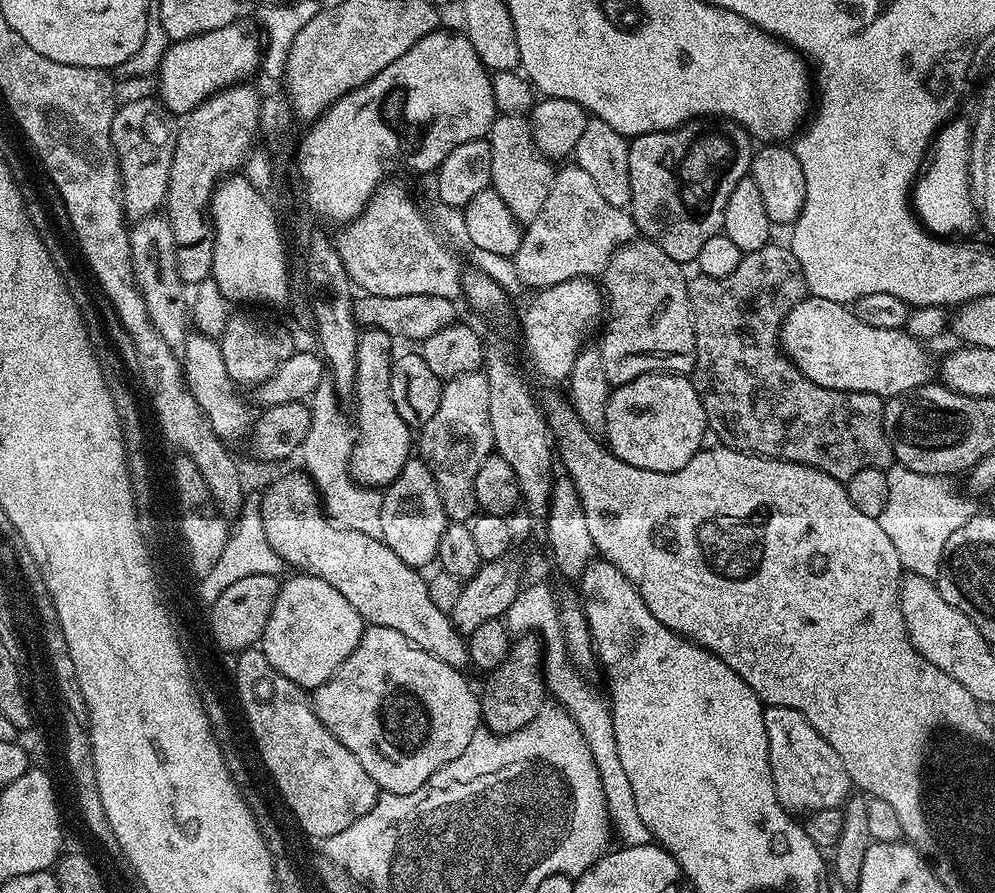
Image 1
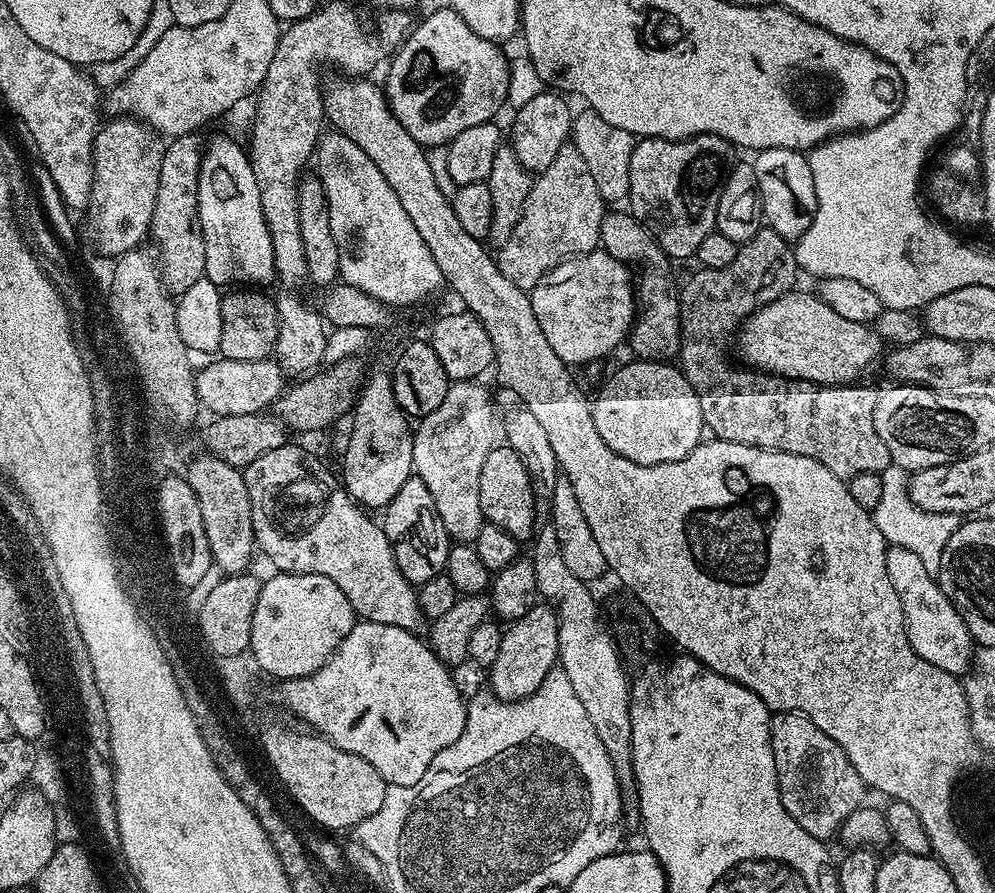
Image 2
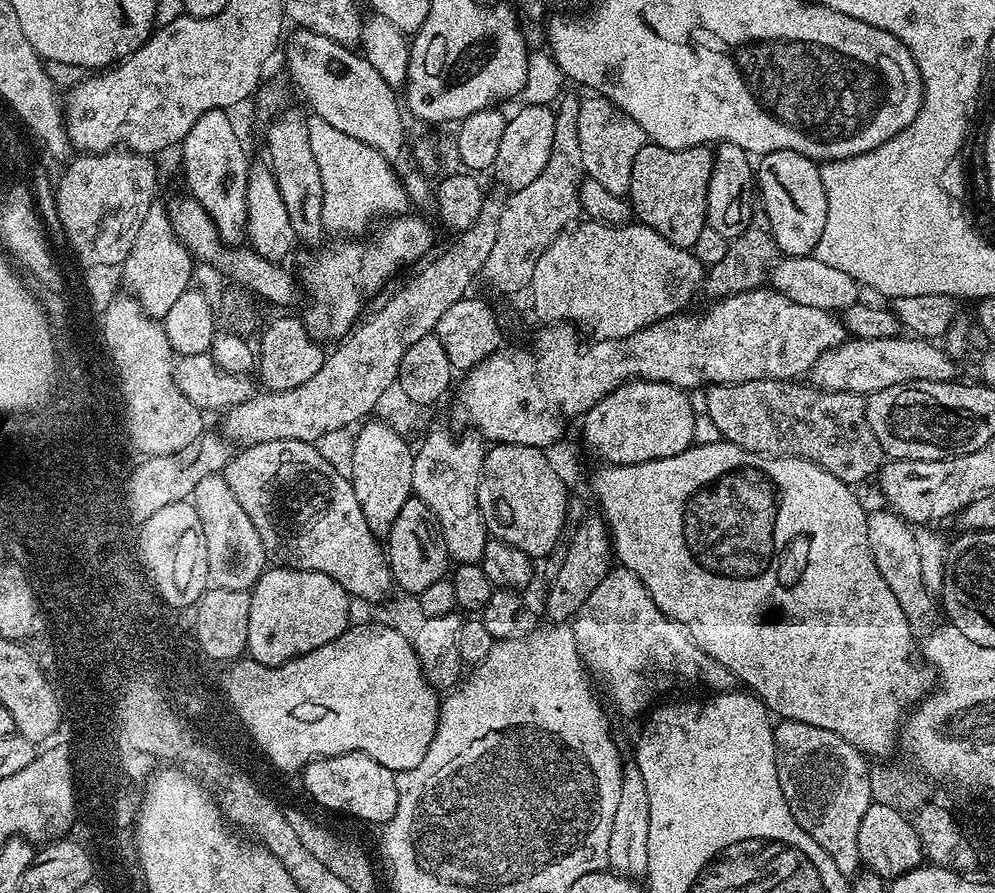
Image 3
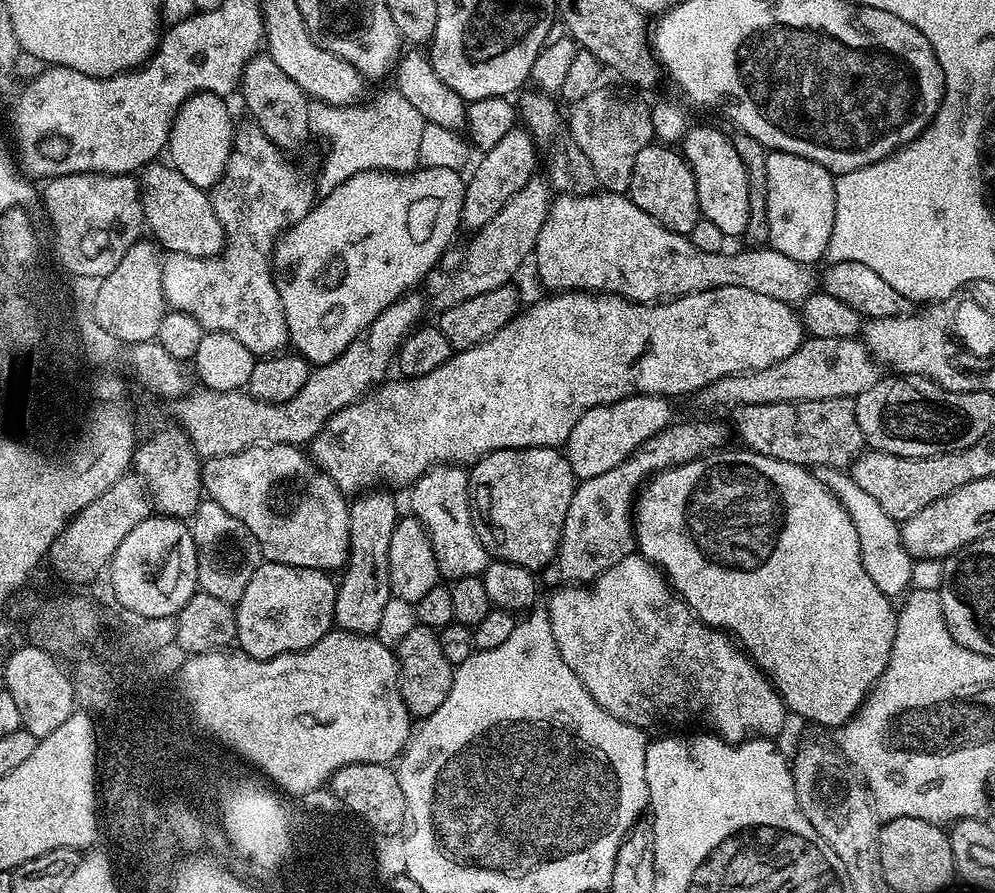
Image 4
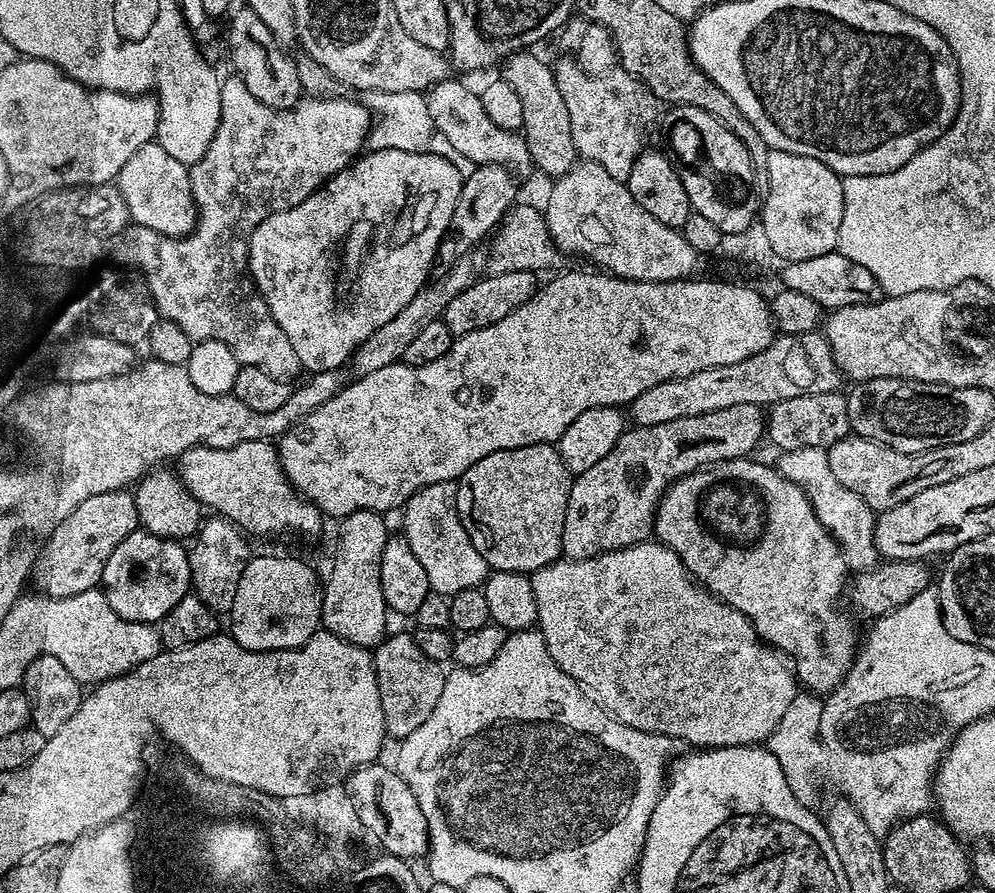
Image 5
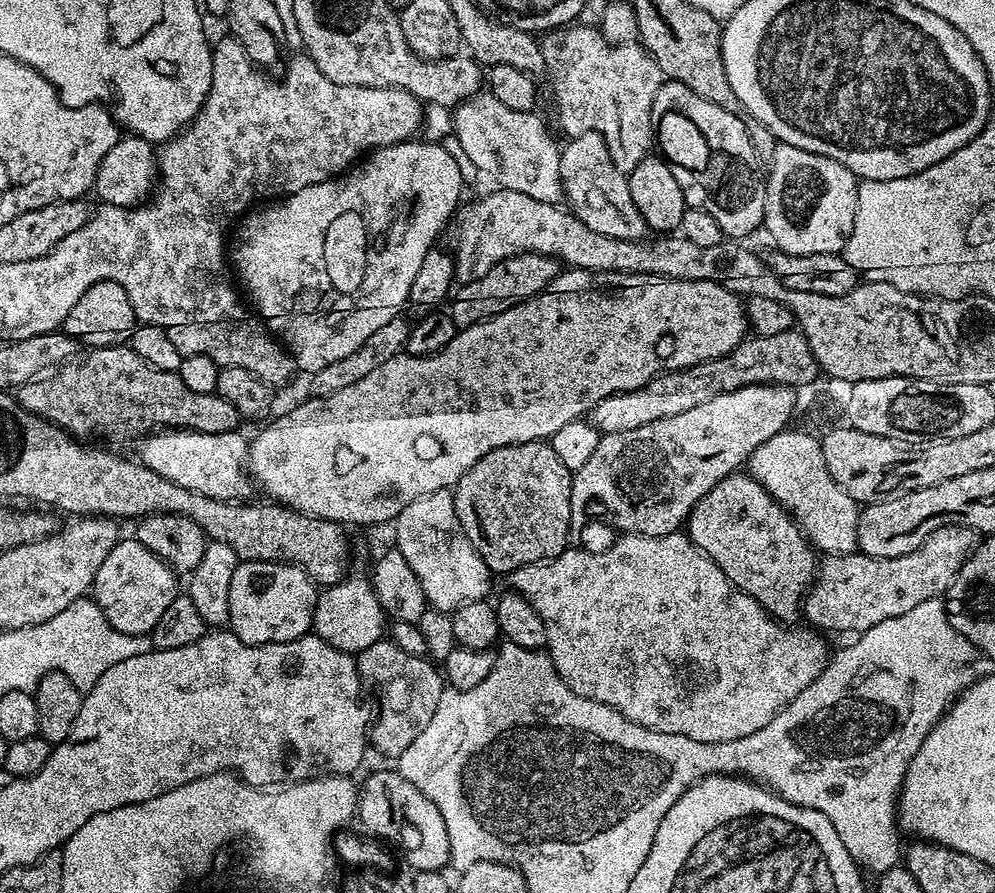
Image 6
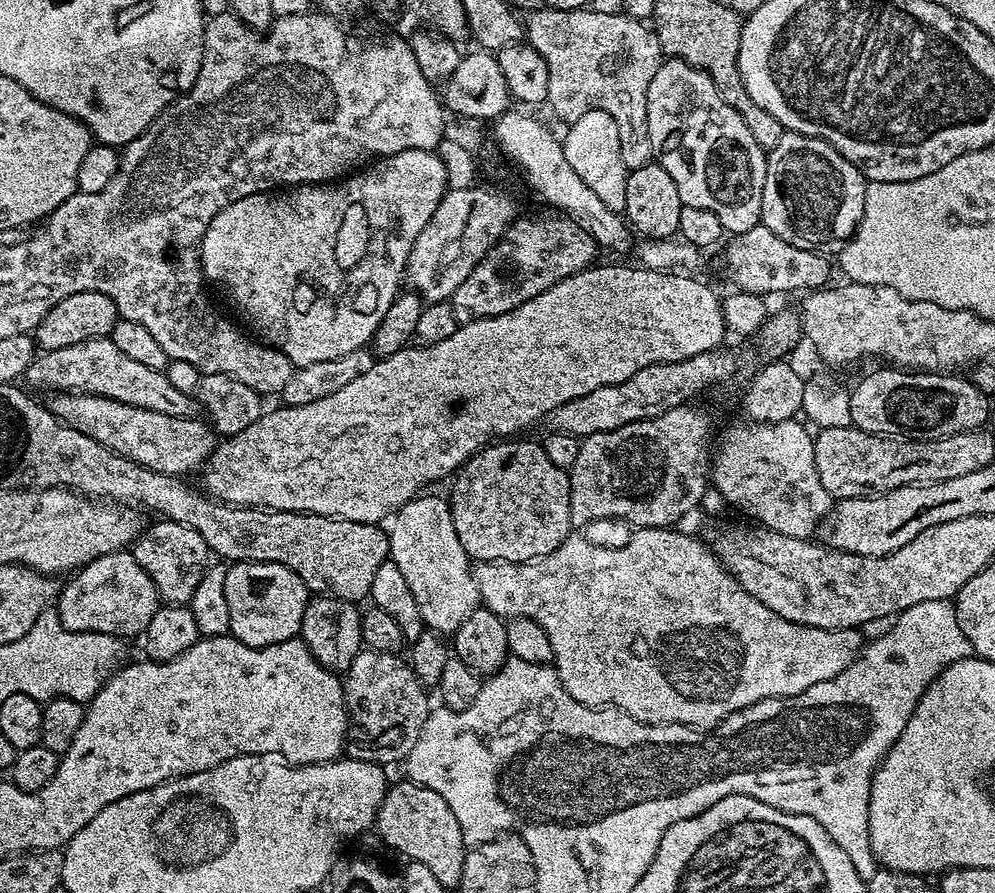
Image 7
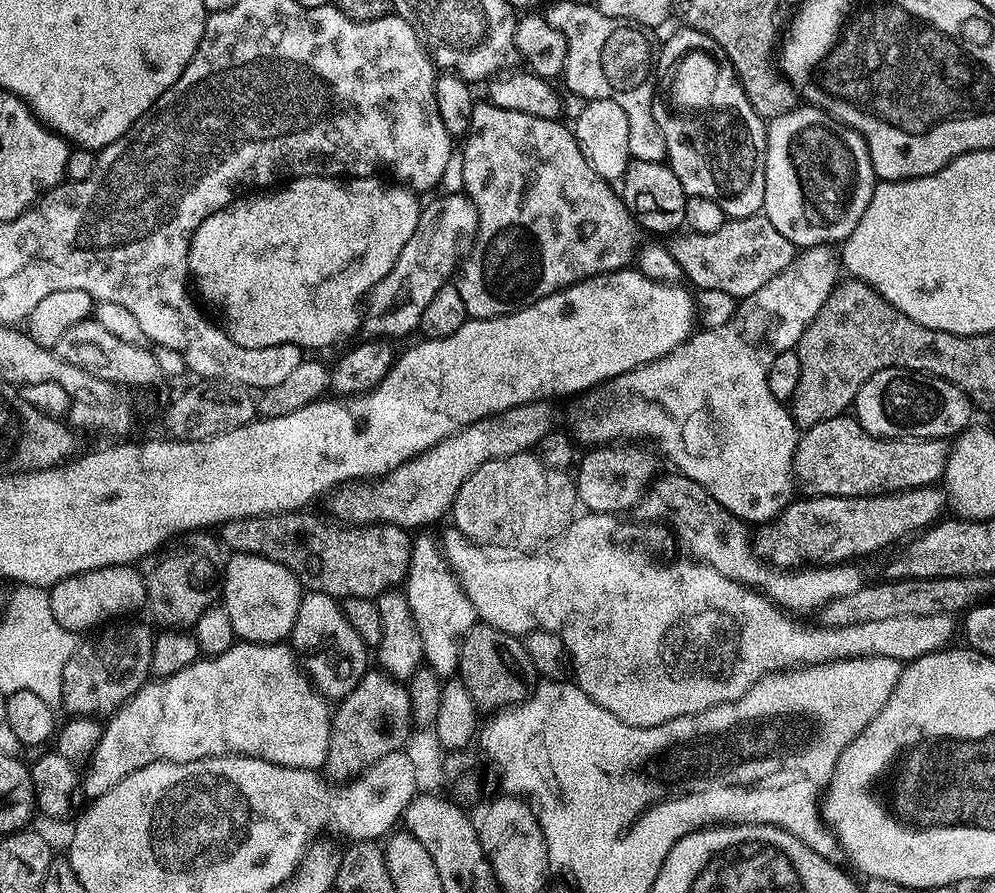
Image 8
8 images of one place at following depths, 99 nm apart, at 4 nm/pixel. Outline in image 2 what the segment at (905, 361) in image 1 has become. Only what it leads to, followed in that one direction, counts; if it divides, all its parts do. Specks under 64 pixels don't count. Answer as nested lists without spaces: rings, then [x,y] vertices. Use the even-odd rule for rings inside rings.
[[[793,290],[787,292],[784,296],[780,296],[774,302],[770,302],[766,306],[759,308],[753,316],[748,317],[742,325],[742,331],[738,336],[738,344],[740,340],[740,356],[739,359],[743,361],[747,367],[753,370],[762,372],[771,372],[773,376],[784,376],[788,380],[807,380],[809,384],[827,384],[829,386],[848,386],[856,380],[876,359],[880,356],[880,347],[882,341],[878,333],[874,332],[869,325],[859,324],[858,322],[850,322],[850,318],[842,318],[834,310],[830,310],[830,306],[826,306],[826,302],[822,302],[819,295],[808,292],[800,292],[801,290]]]

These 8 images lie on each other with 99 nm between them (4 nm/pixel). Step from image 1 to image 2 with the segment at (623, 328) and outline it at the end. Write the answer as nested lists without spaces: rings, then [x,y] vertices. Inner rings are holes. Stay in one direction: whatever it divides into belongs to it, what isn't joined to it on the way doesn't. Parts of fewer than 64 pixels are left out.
[[[605,211],[600,231],[603,251],[629,266],[640,264],[638,272],[638,311],[628,333],[626,344],[632,347],[631,355],[642,360],[671,361],[680,355],[680,297],[672,292],[672,280],[668,277],[669,257],[656,244],[656,237],[632,215],[631,211]]]

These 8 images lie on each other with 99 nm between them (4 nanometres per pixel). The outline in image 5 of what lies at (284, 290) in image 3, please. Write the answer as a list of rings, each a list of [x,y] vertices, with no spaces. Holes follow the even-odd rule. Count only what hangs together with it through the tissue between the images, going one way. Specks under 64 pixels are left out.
[[[158,142],[142,146],[142,150],[131,155],[114,181],[126,204],[129,221],[163,236],[190,235],[196,226],[196,200],[192,196],[188,170],[189,165],[170,158]]]

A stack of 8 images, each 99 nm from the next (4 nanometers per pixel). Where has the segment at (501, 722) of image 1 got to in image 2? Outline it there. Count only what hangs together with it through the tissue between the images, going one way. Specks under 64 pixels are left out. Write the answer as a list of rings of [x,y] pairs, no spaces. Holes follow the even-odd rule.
[[[538,602],[522,618],[511,621],[504,628],[502,646],[498,649],[498,658],[494,658],[486,676],[492,685],[490,691],[498,700],[524,700],[542,684],[560,658],[558,650],[558,618],[556,612],[547,603]]]

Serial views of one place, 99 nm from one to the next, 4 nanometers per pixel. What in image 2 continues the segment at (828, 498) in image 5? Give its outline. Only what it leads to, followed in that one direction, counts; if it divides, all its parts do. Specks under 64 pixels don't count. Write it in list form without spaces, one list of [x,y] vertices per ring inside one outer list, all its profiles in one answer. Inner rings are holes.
[[[893,546],[886,554],[886,571],[890,574],[890,582],[894,582],[894,590],[898,590],[906,634],[914,654],[930,662],[930,666],[938,666],[938,670],[946,670],[957,678],[963,677],[974,664],[974,641],[962,614],[958,614],[950,598],[946,598],[940,589],[937,577],[922,566],[918,554]]]

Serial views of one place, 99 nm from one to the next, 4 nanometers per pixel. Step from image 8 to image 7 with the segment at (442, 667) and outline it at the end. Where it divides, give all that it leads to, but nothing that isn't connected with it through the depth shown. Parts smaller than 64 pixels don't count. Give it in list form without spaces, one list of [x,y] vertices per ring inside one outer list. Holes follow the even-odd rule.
[[[417,494],[410,502],[406,502],[391,517],[390,525],[387,529],[388,534],[388,555],[398,566],[398,570],[402,570],[402,578],[406,578],[407,584],[410,585],[410,591],[414,593],[414,602],[418,602],[418,614],[422,614],[425,629],[431,630],[437,634],[455,634],[458,626],[462,626],[462,622],[466,622],[466,618],[470,618],[470,614],[474,614],[474,610],[481,607],[480,591],[478,590],[478,582],[474,571],[473,561],[466,554],[466,550],[462,546],[462,542],[458,542],[458,530],[454,530],[454,518],[452,517],[452,505],[447,499],[444,500],[440,496],[424,496],[425,494]]]

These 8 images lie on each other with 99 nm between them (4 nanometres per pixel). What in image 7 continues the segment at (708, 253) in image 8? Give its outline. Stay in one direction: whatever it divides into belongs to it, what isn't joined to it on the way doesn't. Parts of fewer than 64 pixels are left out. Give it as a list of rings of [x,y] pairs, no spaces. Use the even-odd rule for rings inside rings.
[[[762,222],[750,230],[735,233],[723,248],[724,268],[736,283],[735,287],[741,292],[752,292],[763,298],[768,296],[767,292],[819,290],[831,281],[828,279],[832,276],[832,268],[834,272],[833,261],[831,264],[823,256],[823,251],[794,246],[778,238],[778,234],[771,232]]]

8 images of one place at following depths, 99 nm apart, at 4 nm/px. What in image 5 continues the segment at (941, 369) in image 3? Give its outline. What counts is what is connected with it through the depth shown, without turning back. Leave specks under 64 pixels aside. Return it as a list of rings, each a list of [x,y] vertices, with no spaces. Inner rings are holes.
[[[819,331],[780,334],[770,346],[766,346],[766,350],[758,350],[758,354],[742,358],[742,362],[698,370],[698,374],[658,382],[658,386],[642,390],[642,394],[631,402],[630,420],[633,425],[649,428],[662,422],[674,422],[674,418],[694,418],[694,414],[726,410],[726,406],[771,406],[790,398],[837,391],[841,387],[840,380],[842,373],[834,362],[834,354],[828,340]]]

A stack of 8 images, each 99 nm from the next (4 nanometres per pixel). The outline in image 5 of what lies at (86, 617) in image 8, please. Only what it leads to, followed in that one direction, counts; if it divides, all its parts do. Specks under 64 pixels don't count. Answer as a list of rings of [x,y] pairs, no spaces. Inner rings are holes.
[[[143,530],[130,533],[114,554],[110,554],[102,581],[104,597],[114,614],[134,622],[156,624],[167,612],[174,610],[192,587],[188,553],[189,549],[181,541],[167,540]]]

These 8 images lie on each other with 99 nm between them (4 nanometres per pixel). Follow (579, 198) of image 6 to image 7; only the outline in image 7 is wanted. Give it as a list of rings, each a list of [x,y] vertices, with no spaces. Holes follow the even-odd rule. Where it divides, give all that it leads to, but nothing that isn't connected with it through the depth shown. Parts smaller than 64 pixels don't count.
[[[590,110],[582,114],[582,118],[571,121],[567,125],[568,133],[562,136],[566,162],[570,162],[570,170],[598,194],[607,208],[612,212],[623,213],[626,206],[626,182],[629,169],[622,162],[622,150],[618,138],[618,126],[610,114],[602,110]]]

